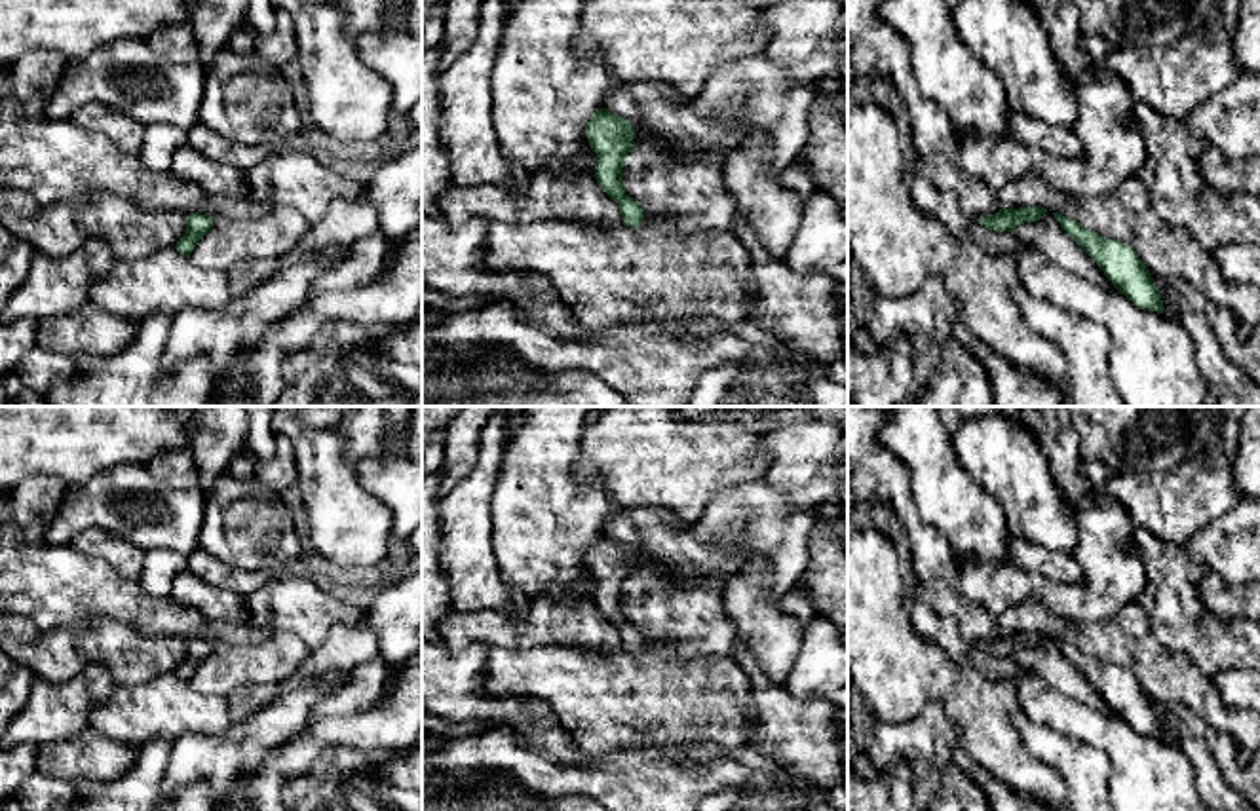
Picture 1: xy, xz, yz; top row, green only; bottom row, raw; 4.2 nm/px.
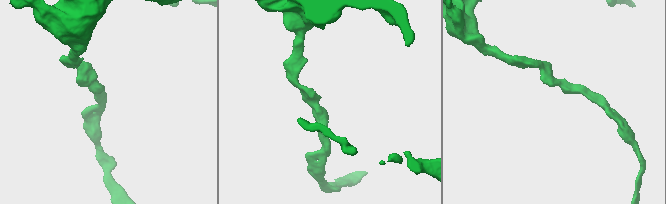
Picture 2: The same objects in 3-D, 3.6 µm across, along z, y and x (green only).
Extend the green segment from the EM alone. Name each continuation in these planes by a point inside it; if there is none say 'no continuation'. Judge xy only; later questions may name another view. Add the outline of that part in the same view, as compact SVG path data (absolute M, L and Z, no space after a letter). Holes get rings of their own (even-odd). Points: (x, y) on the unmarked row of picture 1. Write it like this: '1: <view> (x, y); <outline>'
no continuation

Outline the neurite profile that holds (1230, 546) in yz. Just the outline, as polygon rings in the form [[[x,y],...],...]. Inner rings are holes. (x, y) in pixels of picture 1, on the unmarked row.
[[[1239,500],[1197,530],[1186,553],[1226,585],[1260,583],[1260,500]]]

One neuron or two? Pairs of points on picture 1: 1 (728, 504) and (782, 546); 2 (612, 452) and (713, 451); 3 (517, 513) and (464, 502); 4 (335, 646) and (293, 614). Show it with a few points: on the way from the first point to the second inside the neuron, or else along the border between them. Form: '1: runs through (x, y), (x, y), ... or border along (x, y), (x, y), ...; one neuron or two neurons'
1: runs through (742, 509), (768, 532); one neuron
2: runs through (637, 452), (688, 452); one neuron
3: border along (500, 464), (489, 504), (493, 551); two neurons
4: border along (362, 623), (335, 625), (310, 650); two neurons

